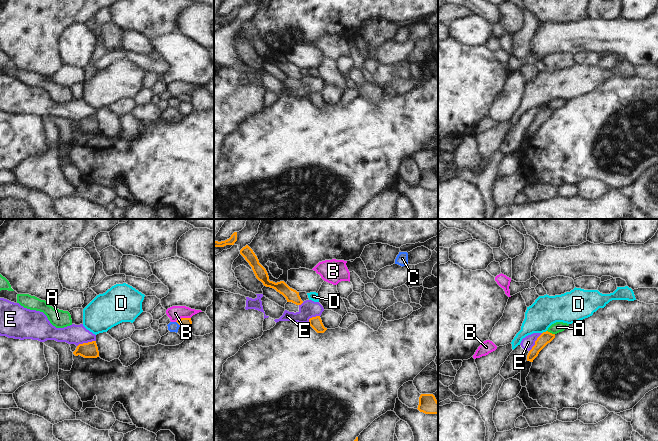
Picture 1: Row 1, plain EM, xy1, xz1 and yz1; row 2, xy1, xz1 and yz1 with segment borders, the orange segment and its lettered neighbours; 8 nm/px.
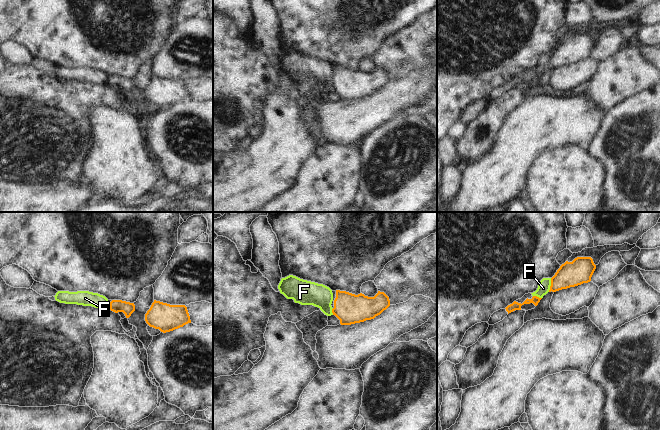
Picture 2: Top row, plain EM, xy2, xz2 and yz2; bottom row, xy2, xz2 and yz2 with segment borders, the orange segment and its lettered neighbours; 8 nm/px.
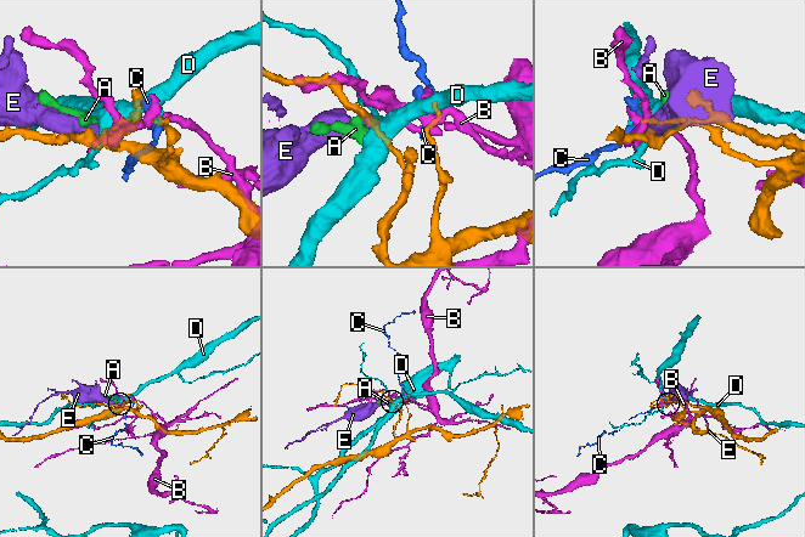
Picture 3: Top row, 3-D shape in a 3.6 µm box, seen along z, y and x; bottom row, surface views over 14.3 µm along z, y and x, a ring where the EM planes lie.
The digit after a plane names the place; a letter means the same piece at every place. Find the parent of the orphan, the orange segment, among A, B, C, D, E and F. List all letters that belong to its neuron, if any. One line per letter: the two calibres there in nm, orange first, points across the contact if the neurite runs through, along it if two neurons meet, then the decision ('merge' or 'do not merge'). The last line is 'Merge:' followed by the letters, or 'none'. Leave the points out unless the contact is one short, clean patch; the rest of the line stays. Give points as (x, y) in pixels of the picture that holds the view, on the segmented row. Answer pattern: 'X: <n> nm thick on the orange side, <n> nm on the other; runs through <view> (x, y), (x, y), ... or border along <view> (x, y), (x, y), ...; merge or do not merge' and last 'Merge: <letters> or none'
A: 100 nm thick on the orange side, 90 nm on the other; border along yz1 (547, 330), (554, 334); do not merge
B: 70 nm thick on the orange side, 120 nm on the other; border along xy1 (190, 317), (181, 317), (175, 321); do not merge
C: 70 nm thick on the orange side, 80 nm on the other; border along xy1 (176, 321), (180, 325); do not merge
D: 100 nm thick on the orange side, 240 nm on the other; border along yz1 (546, 330), (542, 333); do not merge
E: 130 nm thick on the orange side, 160 nm on the other; border along xy1 (95, 340), (83, 342), (77, 346); do not merge
F: 200 nm thick on the orange side, 100 nm on the other; border along yz2 (551, 278), (548, 291); do not merge
Merge: none

